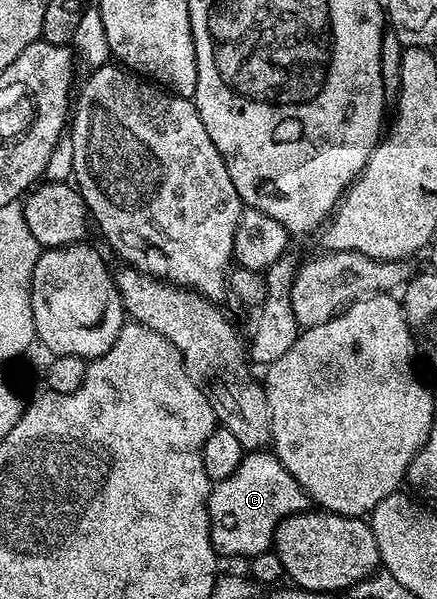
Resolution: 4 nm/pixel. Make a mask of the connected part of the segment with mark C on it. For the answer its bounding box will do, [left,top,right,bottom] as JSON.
[207,451,309,559]

